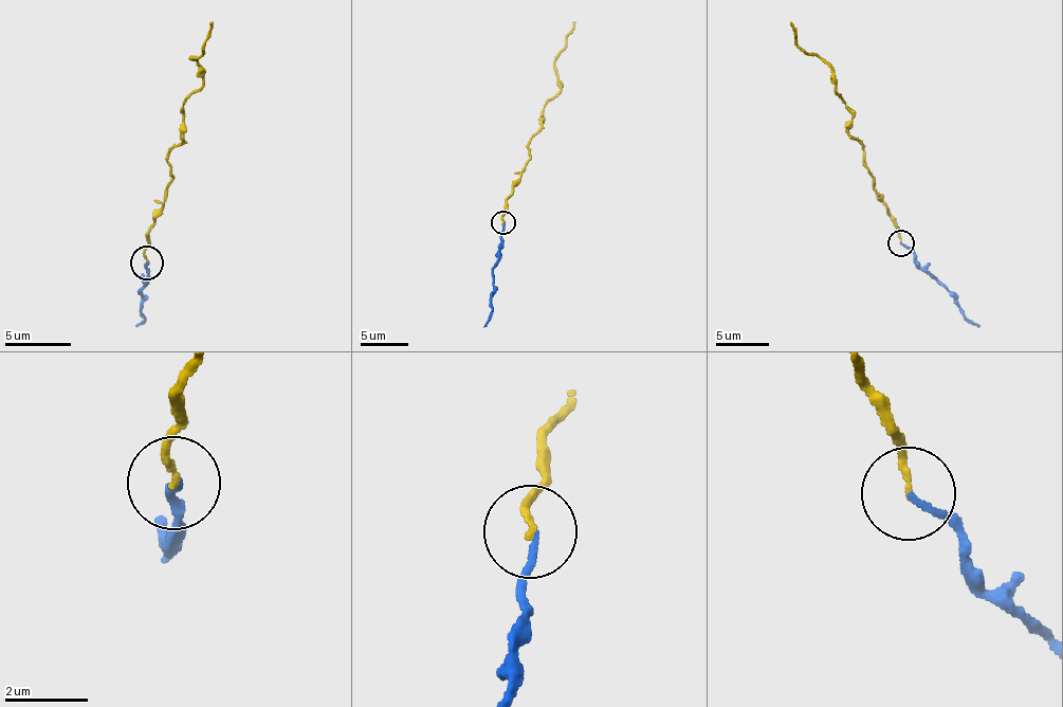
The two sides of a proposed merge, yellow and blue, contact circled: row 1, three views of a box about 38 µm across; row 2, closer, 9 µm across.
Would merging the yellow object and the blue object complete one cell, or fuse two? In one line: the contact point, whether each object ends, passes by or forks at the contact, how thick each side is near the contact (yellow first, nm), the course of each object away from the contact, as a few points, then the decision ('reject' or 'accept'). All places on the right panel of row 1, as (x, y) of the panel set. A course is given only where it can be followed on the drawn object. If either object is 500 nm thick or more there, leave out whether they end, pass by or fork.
place (900, 242); yellow ends; blue ends; calibres 150 and 140 nm; course yellow (899, 243), (861, 141), (849, 134), (853, 111), (836, 76), (795, 42), (789, 22); course blue (899, 243), (953, 295), (953, 303), (972, 322), (981, 325); accept

